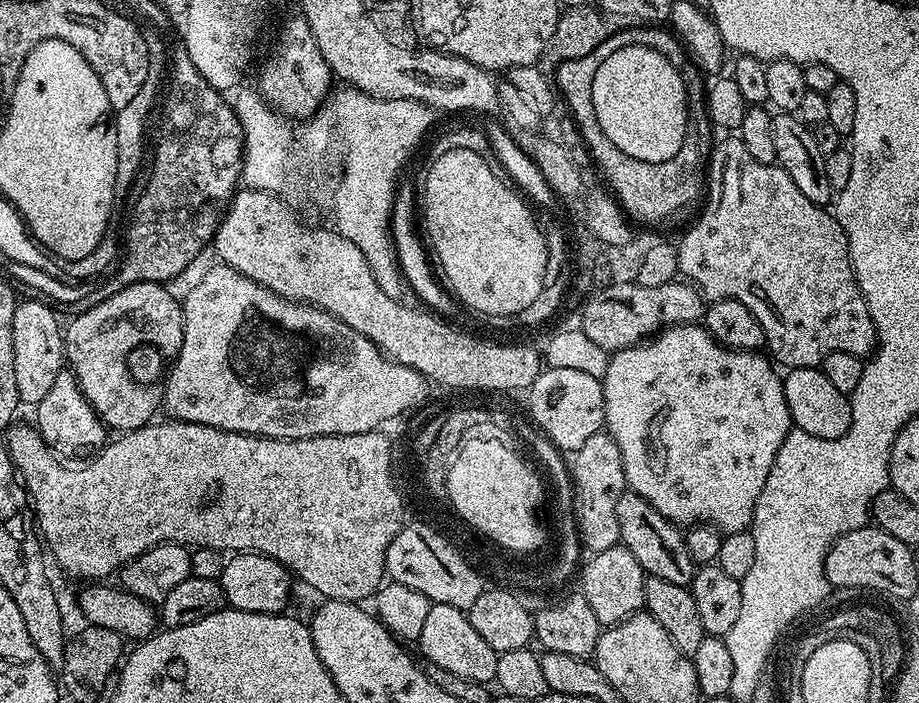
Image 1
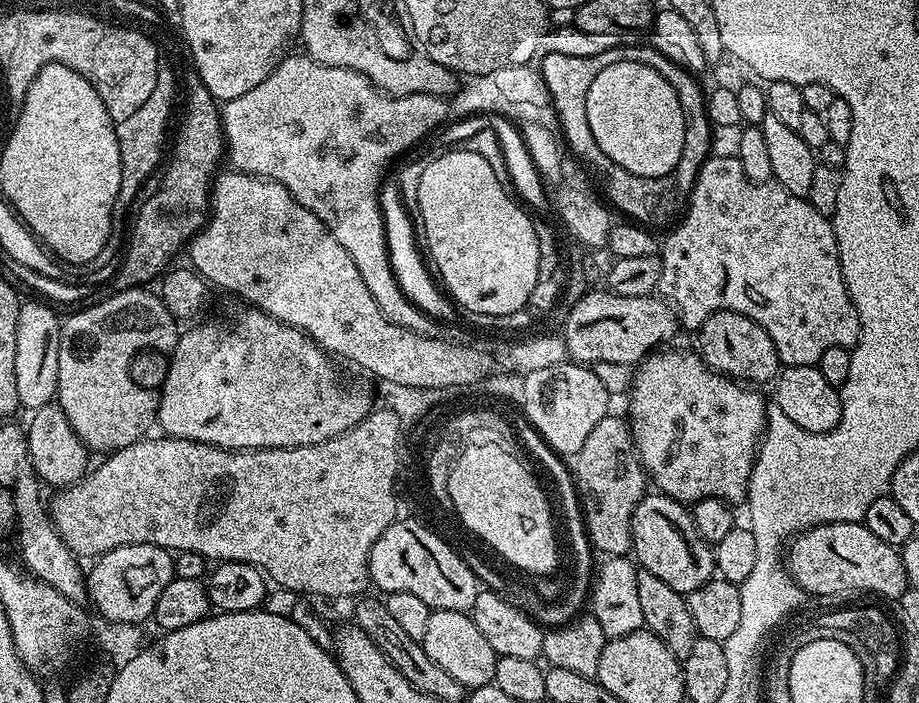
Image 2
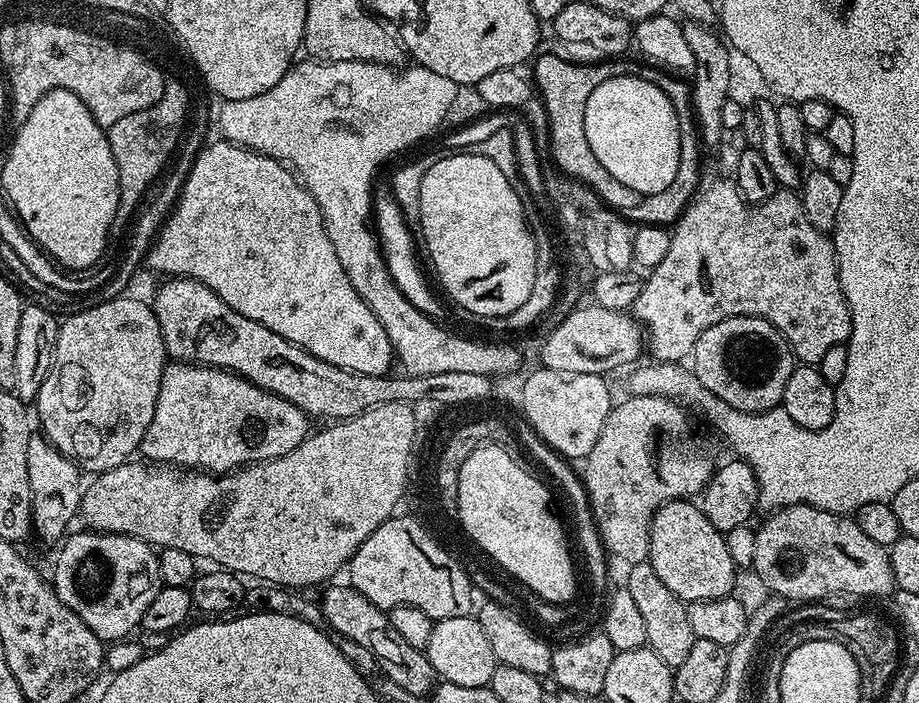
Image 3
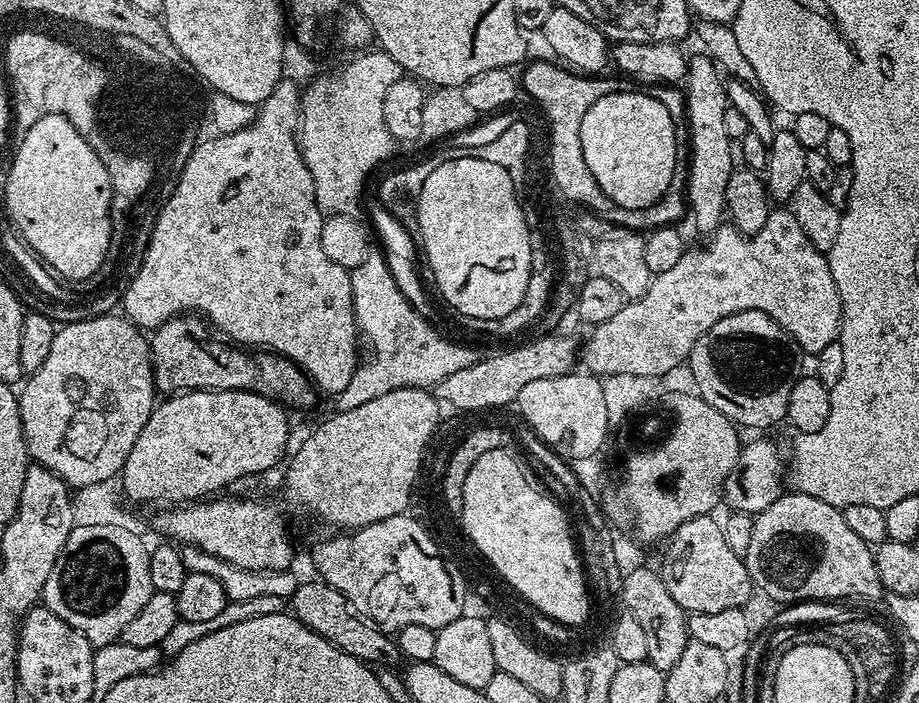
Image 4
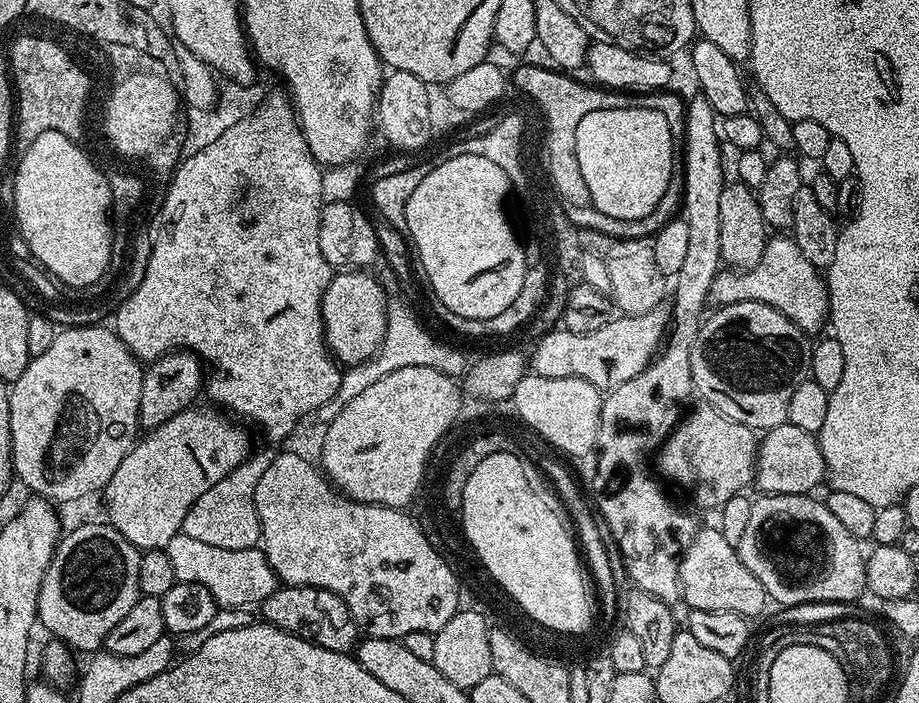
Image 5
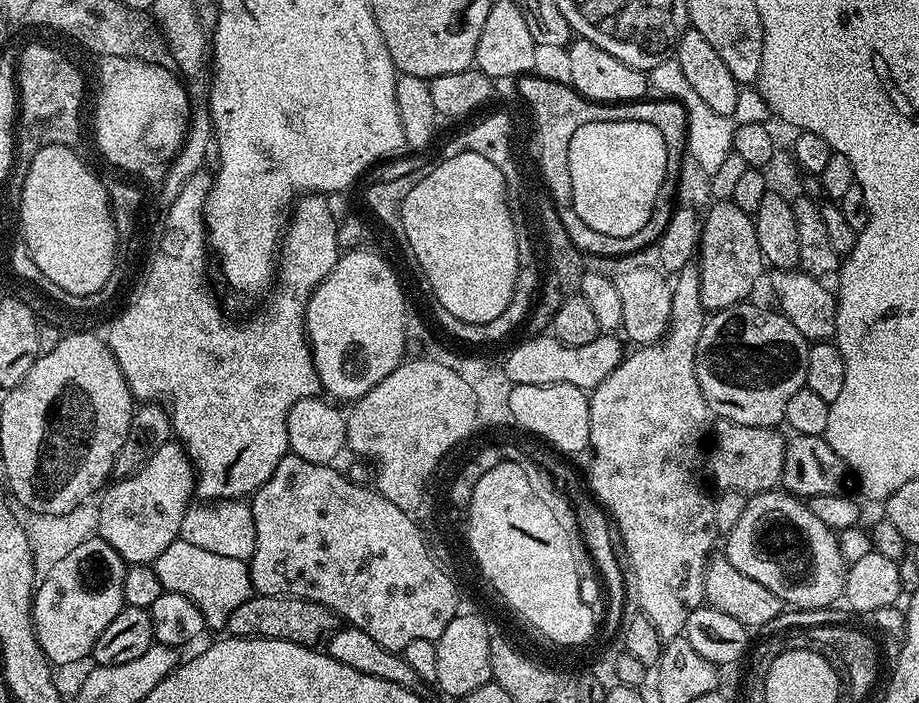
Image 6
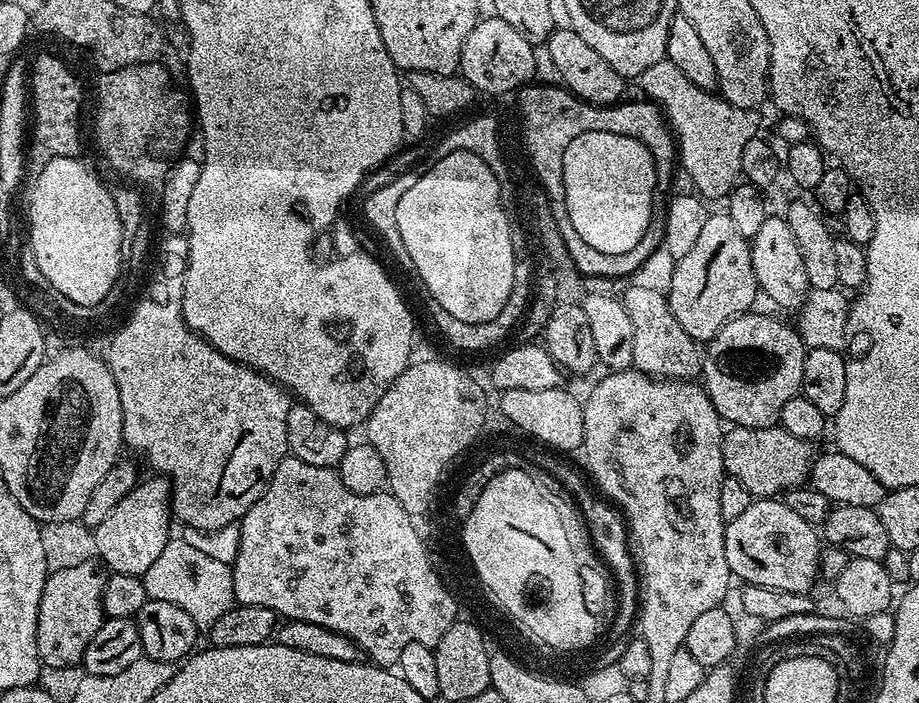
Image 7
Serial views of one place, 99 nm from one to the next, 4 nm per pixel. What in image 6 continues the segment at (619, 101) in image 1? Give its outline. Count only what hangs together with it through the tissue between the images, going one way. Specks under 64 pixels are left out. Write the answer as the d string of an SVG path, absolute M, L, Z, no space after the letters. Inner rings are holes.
M596 122L596 128L604 128L604 132L596 132L596 144L592 148L569 152L569 172L572 187L576 180L580 184L596 180L600 192L592 192L588 200L572 200L570 208L574 216L584 216L595 232L612 232L616 238L630 238L644 230L662 190L668 165L666 142L658 126L650 126L650 122Z

